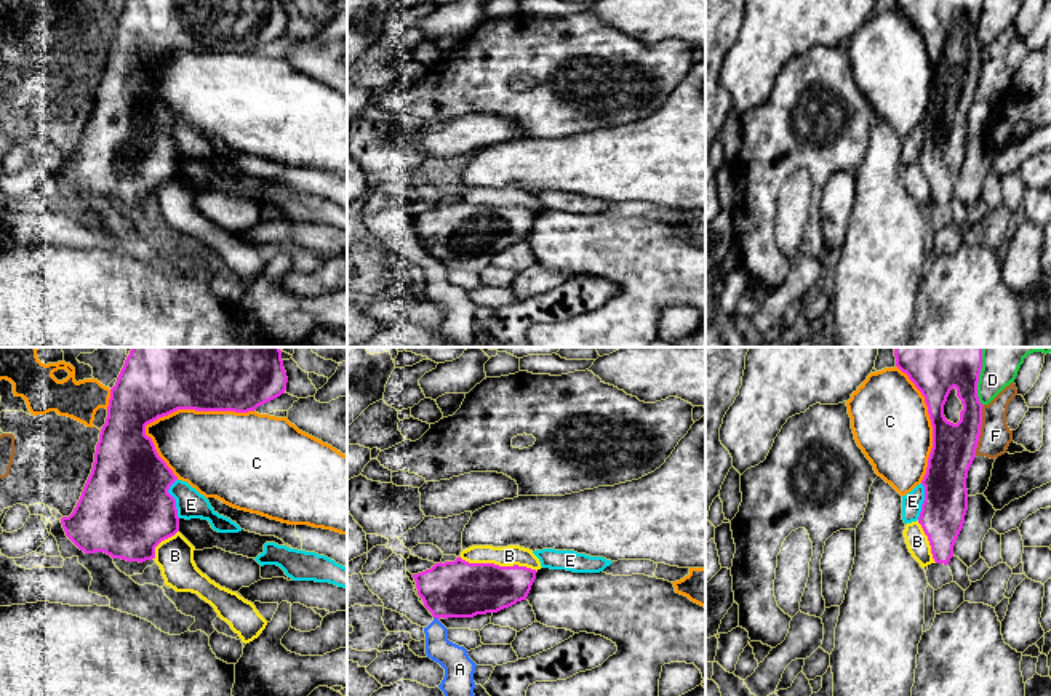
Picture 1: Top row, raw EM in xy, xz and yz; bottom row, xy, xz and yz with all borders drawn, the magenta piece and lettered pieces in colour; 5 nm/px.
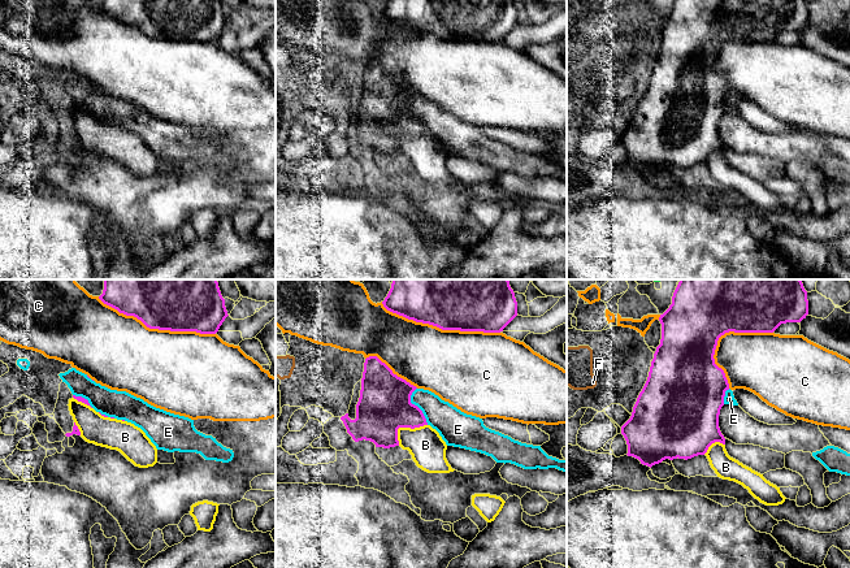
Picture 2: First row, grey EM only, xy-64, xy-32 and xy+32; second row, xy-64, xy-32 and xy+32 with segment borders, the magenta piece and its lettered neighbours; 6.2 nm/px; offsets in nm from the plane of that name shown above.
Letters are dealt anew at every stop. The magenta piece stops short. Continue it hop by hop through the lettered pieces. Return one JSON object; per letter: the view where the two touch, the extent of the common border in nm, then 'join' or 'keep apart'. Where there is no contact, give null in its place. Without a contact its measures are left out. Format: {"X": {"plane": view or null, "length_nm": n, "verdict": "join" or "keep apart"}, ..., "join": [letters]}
{"A": {"plane": "xz", "length_nm": 30, "verdict": "keep apart"}, "B": {"plane": "xz", "length_nm": 400, "verdict": "keep apart"}, "C": {"plane": "xy", "length_nm": 550, "verdict": "keep apart"}, "D": {"plane": "yz", "length_nm": 240, "verdict": "keep apart"}, "E": {"plane": "xy", "length_nm": 200, "verdict": "keep apart"}, "F": {"plane": "yz", "length_nm": 260, "verdict": "keep apart"}, "join": []}

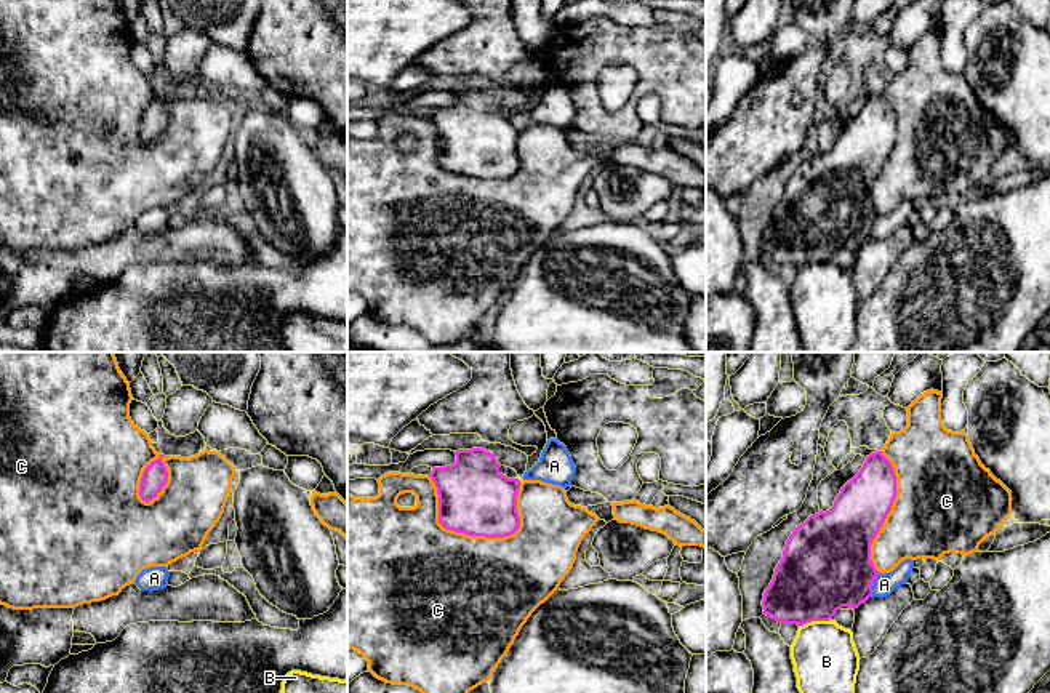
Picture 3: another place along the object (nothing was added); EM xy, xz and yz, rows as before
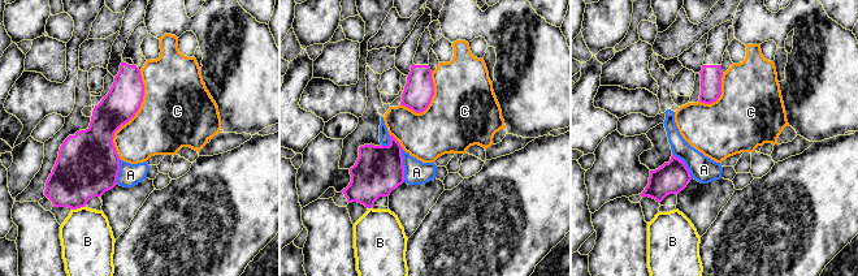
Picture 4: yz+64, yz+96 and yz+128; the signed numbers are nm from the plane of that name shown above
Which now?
{"A": {"plane": "yz", "length_nm": 130, "verdict": "keep apart"}, "B": {"plane": "yz", "length_nm": 170, "verdict": "keep apart"}, "C": {"plane": "xz", "length_nm": 550, "verdict": "keep apart"}, "join": []}

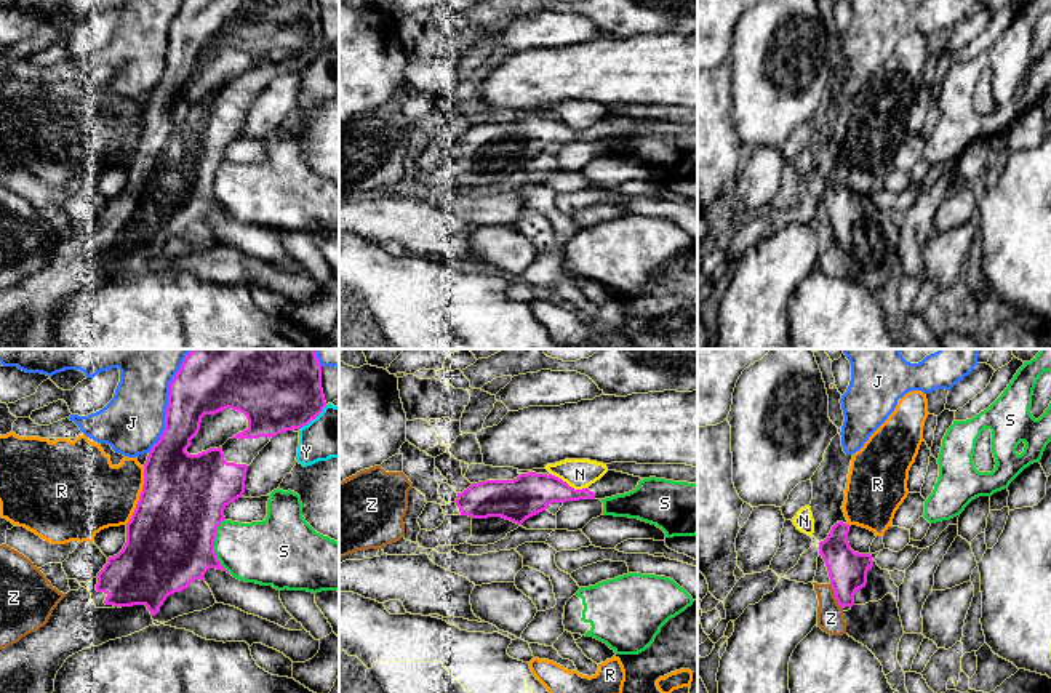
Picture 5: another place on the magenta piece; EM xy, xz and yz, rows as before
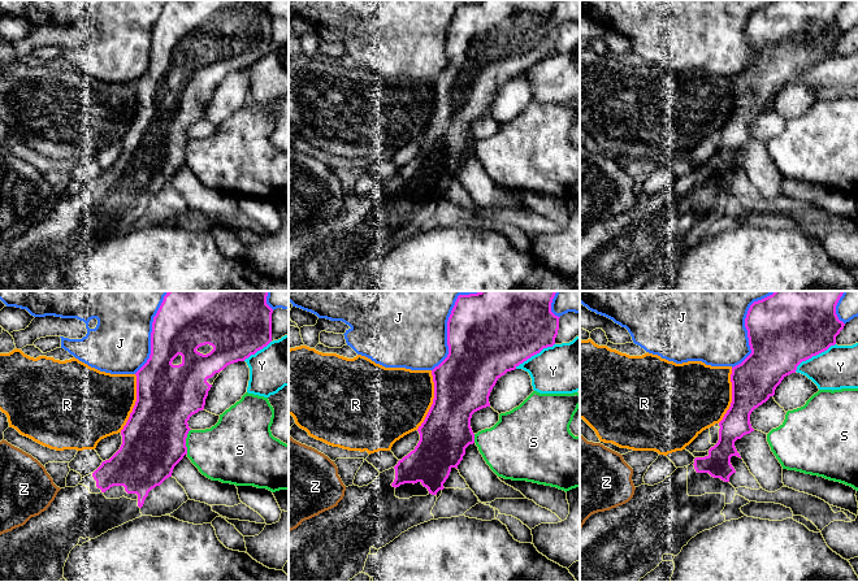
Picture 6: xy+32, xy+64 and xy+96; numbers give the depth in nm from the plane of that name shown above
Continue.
{"J": {"plane": "xy", "length_nm": 500, "verdict": "keep apart"}, "N": {"plane": "xz", "length_nm": 200, "verdict": "keep apart"}, "R": {"plane": "xy", "length_nm": 320, "verdict": "keep apart"}, "S": {"plane": "xy", "length_nm": 280, "verdict": "keep apart"}, "Y": {"plane": "xy", "length_nm": 190, "verdict": "keep apart"}, "Z": {"plane": "yz", "length_nm": 140, "verdict": "keep apart"}, "join": []}

